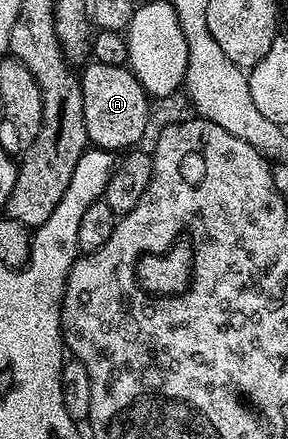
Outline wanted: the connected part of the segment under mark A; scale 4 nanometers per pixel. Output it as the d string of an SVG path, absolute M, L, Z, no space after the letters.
M95 62L85 63L84 66L79 78L89 145L113 154L139 145L136 143L148 132L150 95L147 90L128 66L106 66Z

